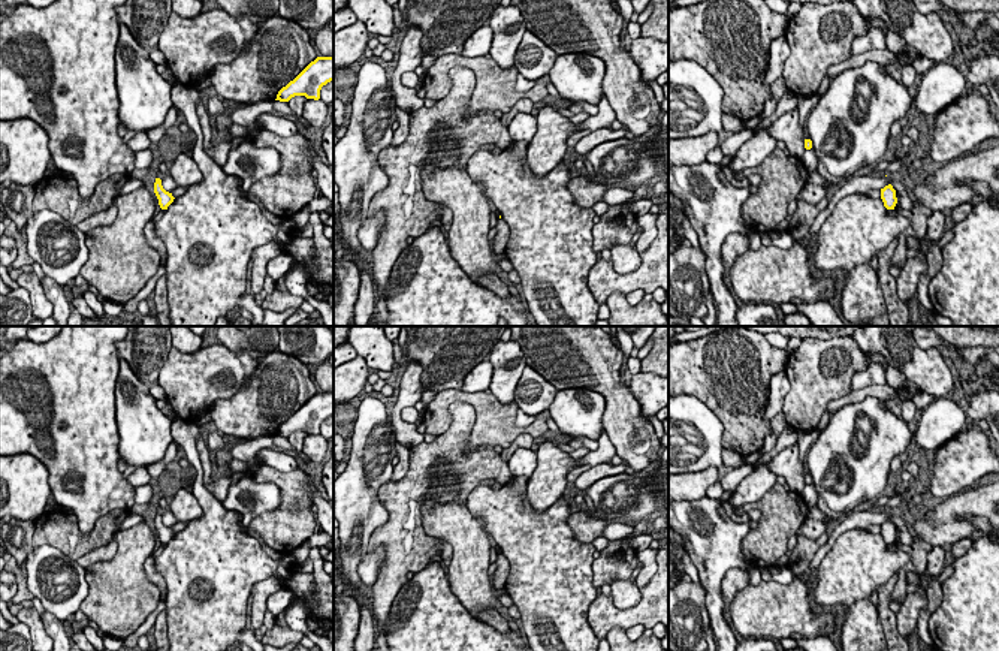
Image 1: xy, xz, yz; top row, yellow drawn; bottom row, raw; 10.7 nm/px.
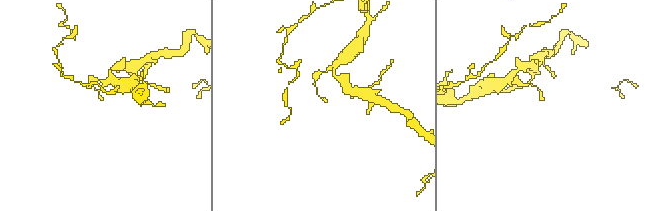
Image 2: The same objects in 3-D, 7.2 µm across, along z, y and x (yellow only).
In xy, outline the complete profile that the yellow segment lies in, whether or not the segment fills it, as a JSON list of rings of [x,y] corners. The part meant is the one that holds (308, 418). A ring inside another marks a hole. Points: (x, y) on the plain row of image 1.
[[[317,392],[278,427],[275,435],[289,437],[295,431],[319,435],[322,422],[331,416],[333,416],[333,392]]]

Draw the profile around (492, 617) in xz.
[[[486,609],[480,612],[480,620],[492,627],[495,627],[501,633],[508,633],[511,629],[508,621],[502,617],[498,609]]]

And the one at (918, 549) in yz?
[[[920,536],[912,537],[911,545],[900,543],[899,549],[911,555],[911,561],[899,570],[899,578],[891,593],[891,600],[902,603],[906,597],[905,576],[908,572],[924,573],[927,567],[927,554],[933,549]]]

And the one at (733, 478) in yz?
[[[749,464],[730,470],[722,479],[719,479],[722,491],[734,491],[737,485],[755,470],[757,467]]]

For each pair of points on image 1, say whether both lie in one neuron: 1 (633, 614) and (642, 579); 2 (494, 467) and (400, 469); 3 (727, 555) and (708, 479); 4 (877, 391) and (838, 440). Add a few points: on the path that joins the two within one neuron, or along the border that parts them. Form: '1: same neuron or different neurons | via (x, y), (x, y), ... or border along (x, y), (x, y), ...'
1: different neurons | border along (652, 575), (640, 590)
2: different neurons | border along (409, 448), (409, 470), (400, 479), (391, 482)
3: different neurons | border along (705, 494), (684, 502)
4: different neurons | border along (884, 401), (875, 397), (865, 397), (839, 409)

